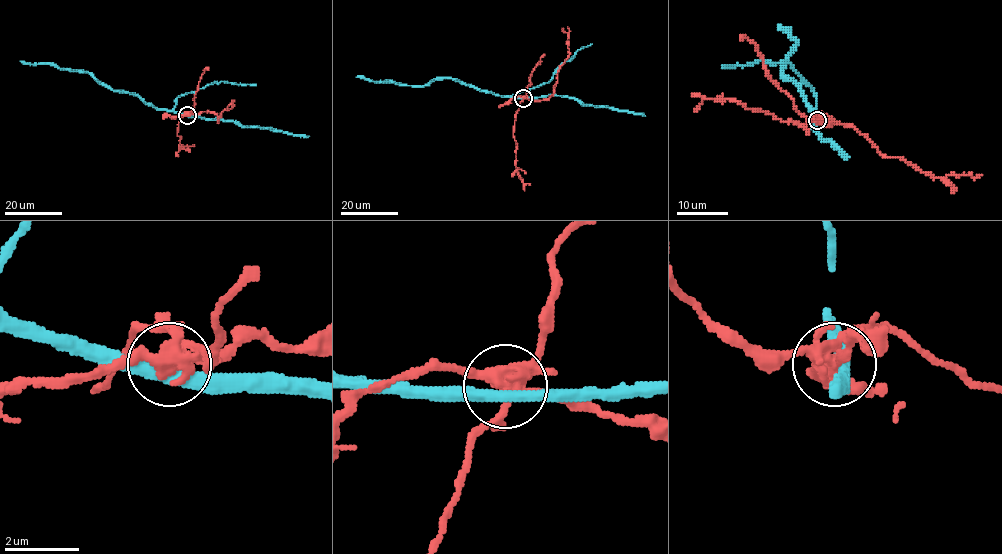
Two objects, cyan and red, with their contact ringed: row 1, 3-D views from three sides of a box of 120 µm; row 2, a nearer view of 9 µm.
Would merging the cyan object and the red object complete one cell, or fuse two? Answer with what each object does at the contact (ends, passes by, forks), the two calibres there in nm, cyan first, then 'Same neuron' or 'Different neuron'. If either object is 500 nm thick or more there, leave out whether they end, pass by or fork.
At the ring cyan passes by. At the ring red forks. Thickness 360 nm (cyan) against 360 nm. Different neuron

